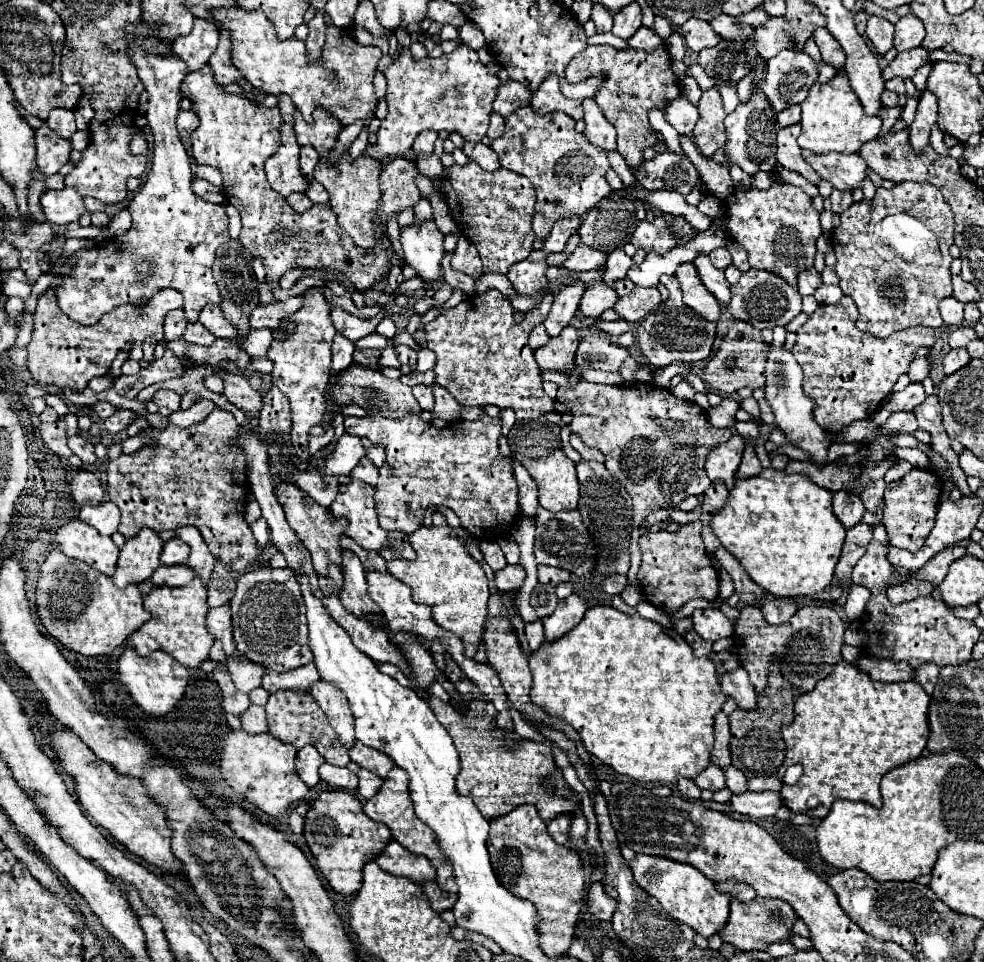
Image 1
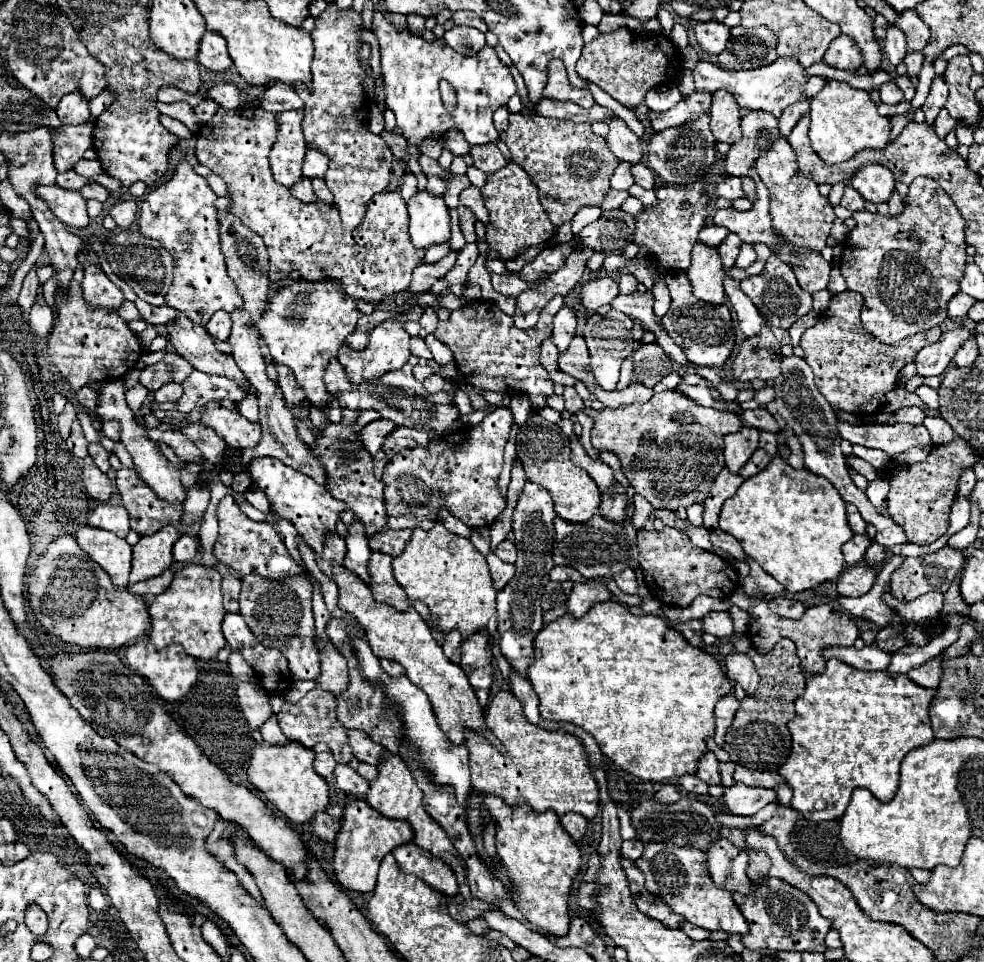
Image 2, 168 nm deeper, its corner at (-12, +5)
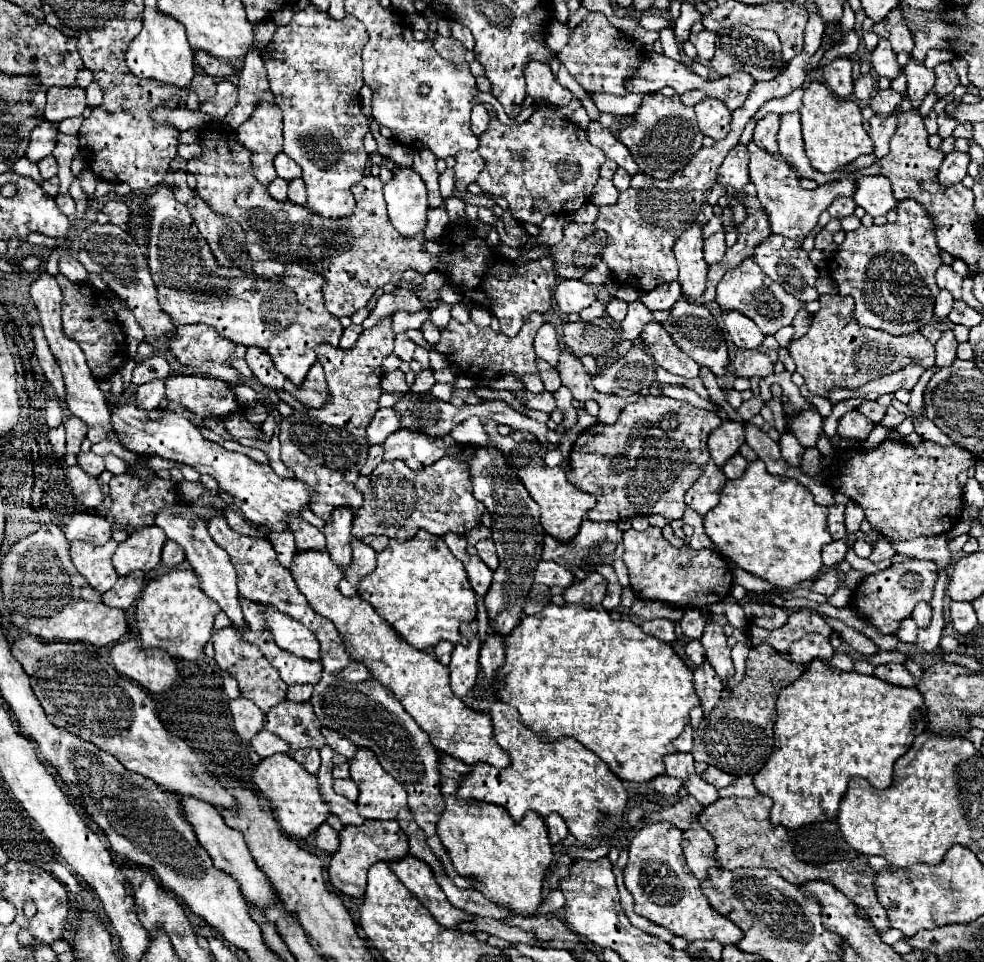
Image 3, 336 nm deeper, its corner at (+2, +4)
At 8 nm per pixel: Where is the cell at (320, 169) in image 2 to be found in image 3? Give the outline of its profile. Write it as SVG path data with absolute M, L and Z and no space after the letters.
M279 153L279 155L275 157L275 169L277 169L277 175L279 175L281 179L287 179L287 181L303 175L303 173L301 173L301 167L299 167L289 155L285 155L285 153Z

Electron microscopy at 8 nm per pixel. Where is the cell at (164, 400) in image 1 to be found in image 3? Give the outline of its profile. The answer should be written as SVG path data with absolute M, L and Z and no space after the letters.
M155 379L155 381L145 383L135 389L137 407L143 411L157 409L159 403L163 401L163 397L165 397L165 381L161 381L161 379Z

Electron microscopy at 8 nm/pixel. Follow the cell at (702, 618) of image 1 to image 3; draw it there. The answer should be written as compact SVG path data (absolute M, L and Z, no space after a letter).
M685 609L683 619L679 623L689 639L701 639L705 629L705 617L699 613L699 609Z

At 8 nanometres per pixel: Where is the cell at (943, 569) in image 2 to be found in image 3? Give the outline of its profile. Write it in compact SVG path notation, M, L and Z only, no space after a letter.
M907 559L903 563L895 563L889 569L883 569L875 575L867 575L859 589L853 595L855 609L865 619L869 619L881 633L895 633L901 619L909 617L913 607L919 601L931 601L933 587L937 581L937 565L935 561L919 561L919 559Z

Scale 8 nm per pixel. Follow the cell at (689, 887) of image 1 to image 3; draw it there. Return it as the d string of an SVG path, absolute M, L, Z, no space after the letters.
M669 823L645 825L637 831L629 847L629 861L623 869L625 885L635 899L635 913L649 921L671 929L689 941L717 939L723 945L735 945L743 939L743 931L727 917L717 913L707 897L701 893L701 885L689 871L683 855L683 833Z

